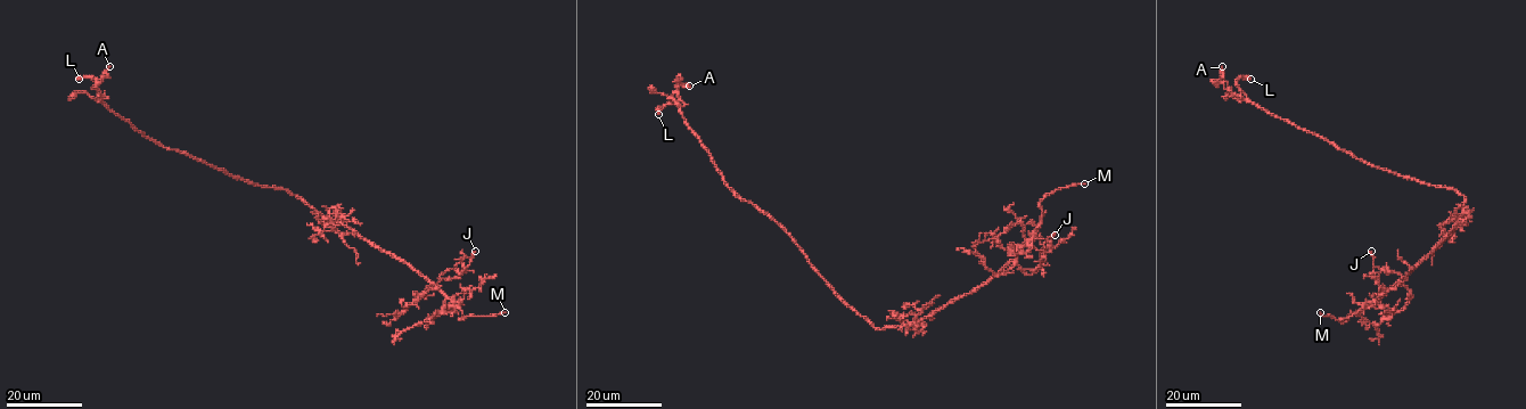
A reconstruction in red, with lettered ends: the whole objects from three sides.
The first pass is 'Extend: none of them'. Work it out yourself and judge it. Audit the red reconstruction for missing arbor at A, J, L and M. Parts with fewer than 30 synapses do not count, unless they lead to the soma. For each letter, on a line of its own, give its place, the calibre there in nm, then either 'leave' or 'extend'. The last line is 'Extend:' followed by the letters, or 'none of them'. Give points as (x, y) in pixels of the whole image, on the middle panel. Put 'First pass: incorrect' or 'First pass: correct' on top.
First pass: incorrect
A: place (689, 86); calibre 170 nm; leave
J: place (1055, 235); calibre 180 nm; leave
L: place (658, 114); calibre 280 nm; leave
M: place (1084, 183); calibre 180 nm; extend
Extend: M

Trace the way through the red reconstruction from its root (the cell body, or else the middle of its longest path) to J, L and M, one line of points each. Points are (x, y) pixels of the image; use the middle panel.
J: (855, 309), (879, 329), (920, 320), (986, 284), (1014, 260), (1023, 269), (1034, 269), (1045, 239), (1055, 235)
L: (855, 309), (838, 296), (778, 223), (728, 186), (674, 100), (663, 106), (658, 114)
M: (855, 309), (879, 329), (932, 316), (986, 284), (1016, 258), (1041, 223), (1040, 202), (1047, 195), (1084, 183)

